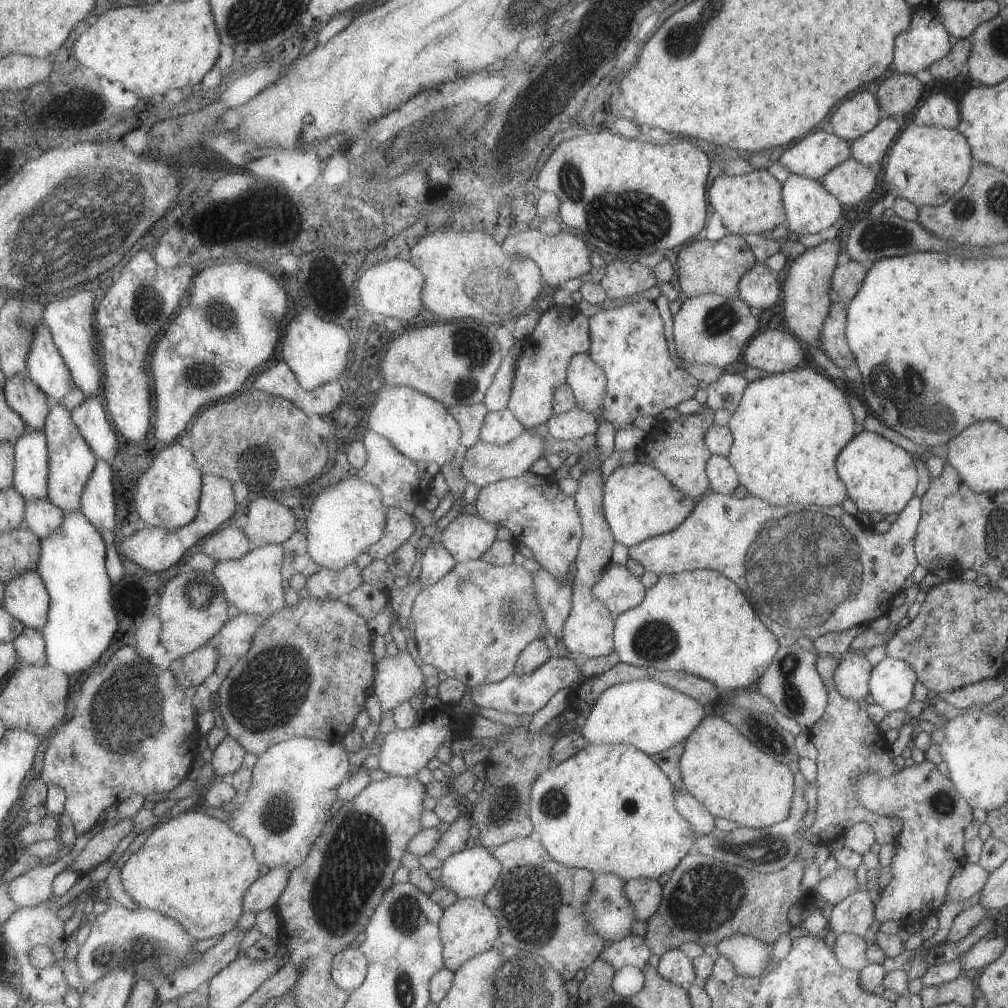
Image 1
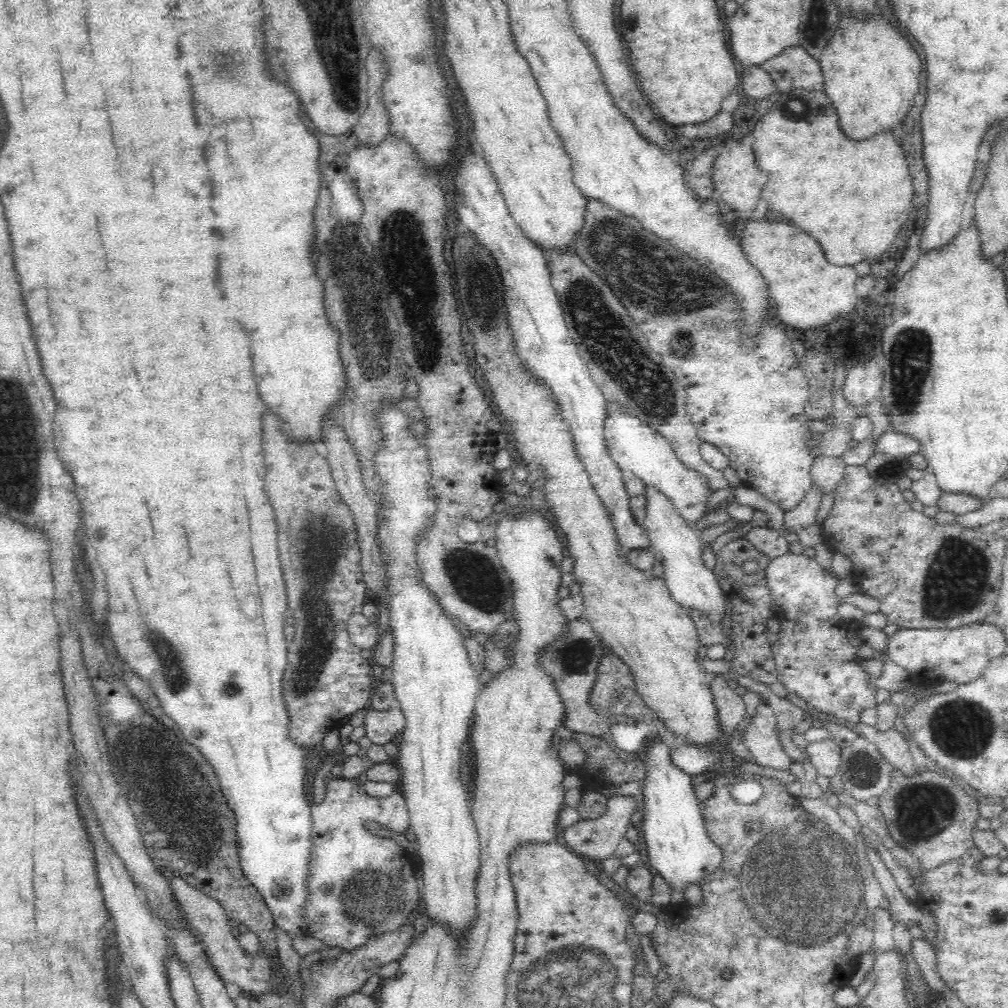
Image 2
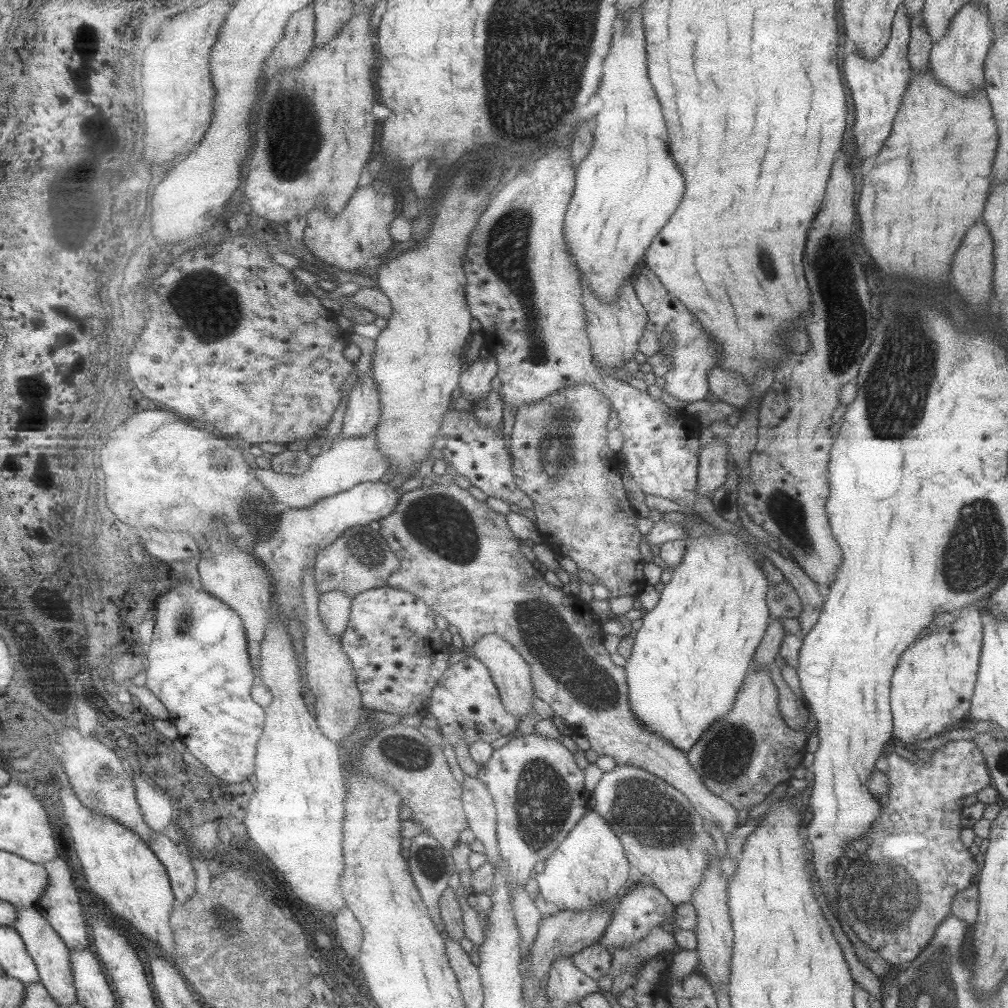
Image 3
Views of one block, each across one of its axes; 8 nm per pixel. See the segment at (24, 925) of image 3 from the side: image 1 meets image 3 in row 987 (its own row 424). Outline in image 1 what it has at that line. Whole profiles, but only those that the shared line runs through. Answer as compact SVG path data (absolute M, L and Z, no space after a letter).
M50 400L50 404L51 413L47 417L45 427L49 447L49 468L52 471L49 476L49 499L64 513L81 512L85 486L89 484L89 478L93 476L93 470L97 468L99 458L87 444L79 426L75 424L72 412L69 412L63 404L58 404L57 400Z

